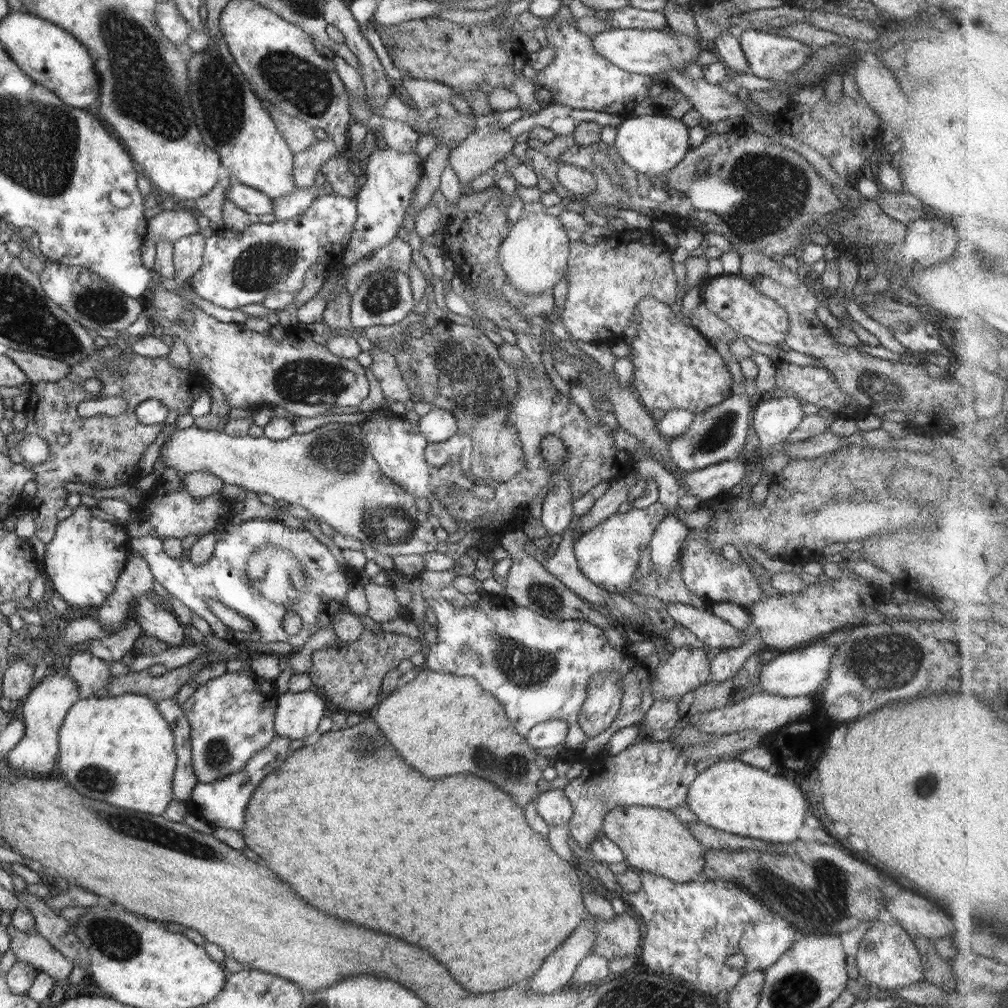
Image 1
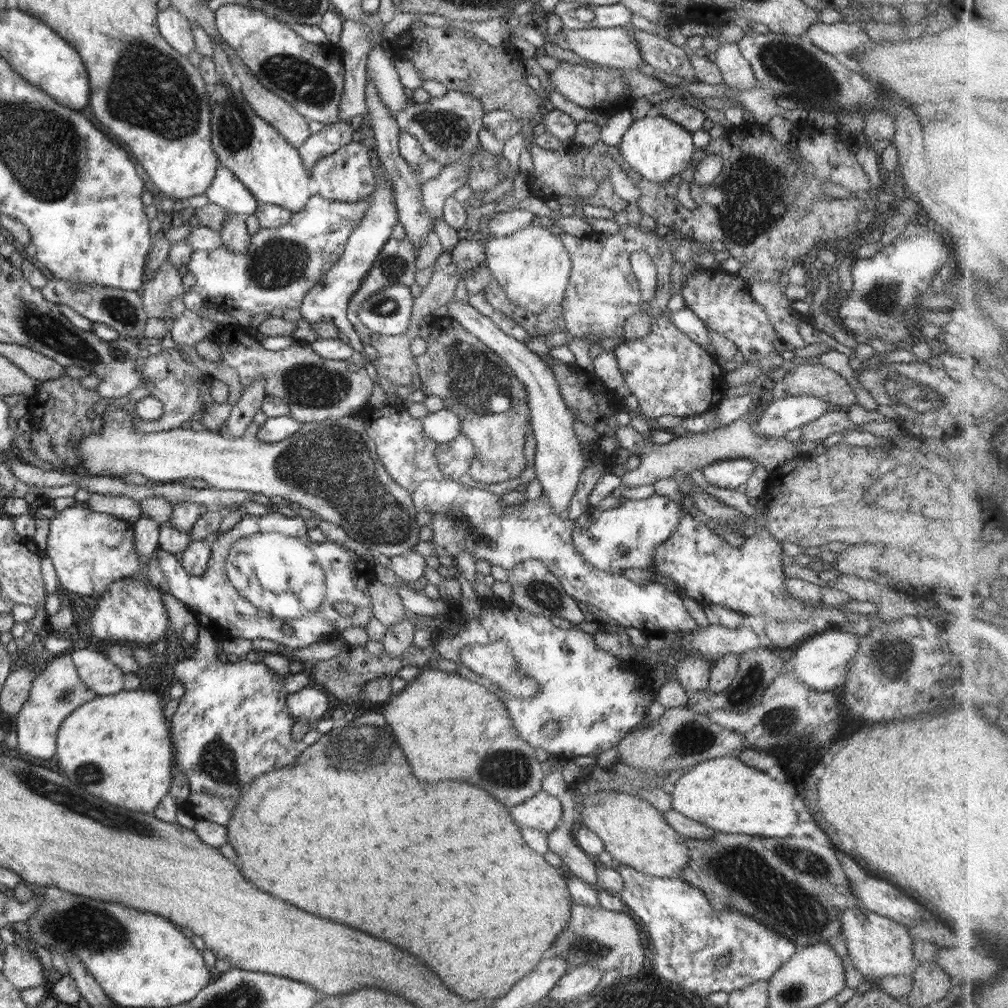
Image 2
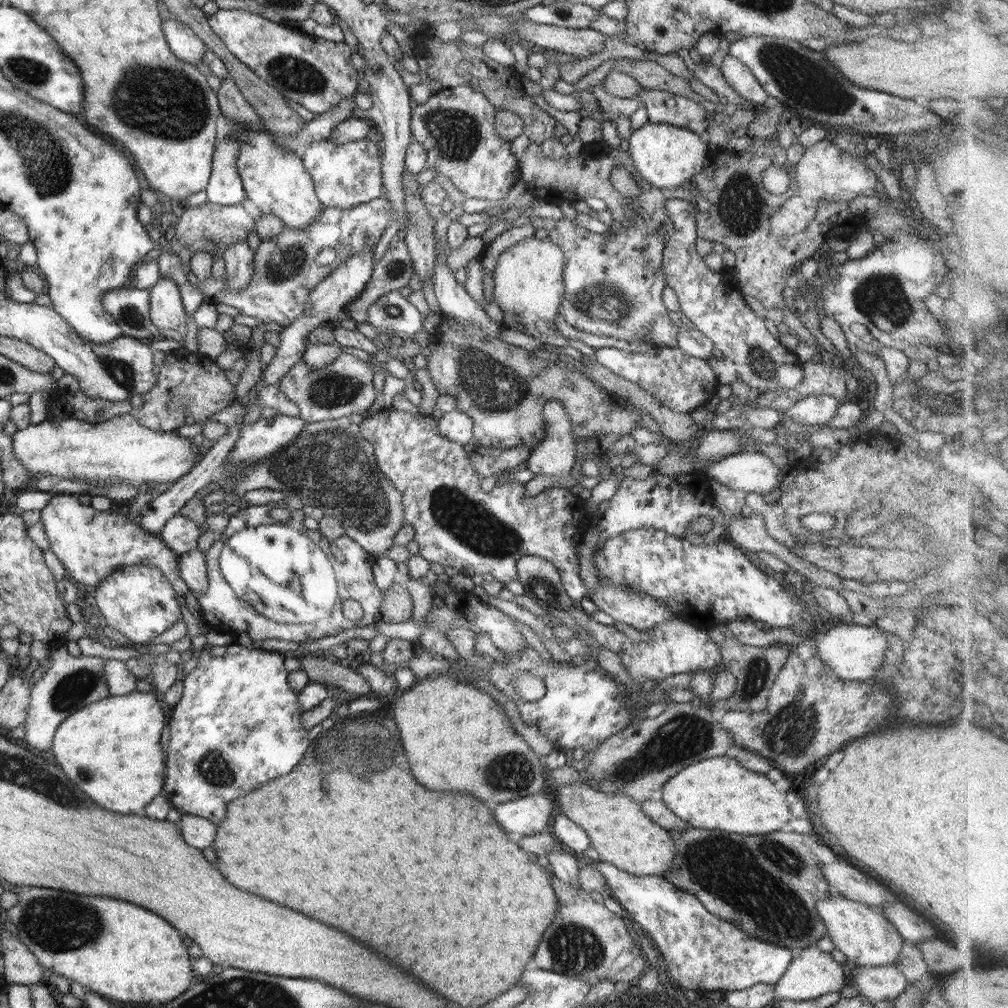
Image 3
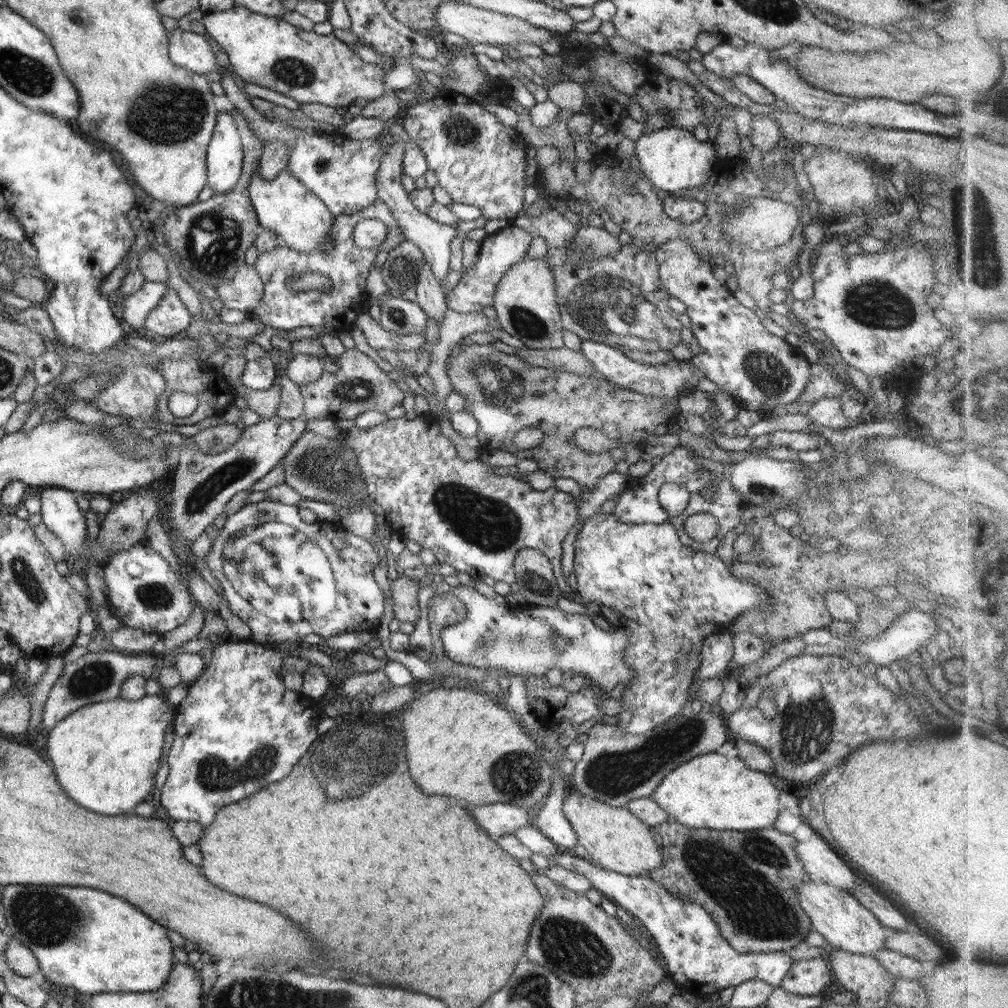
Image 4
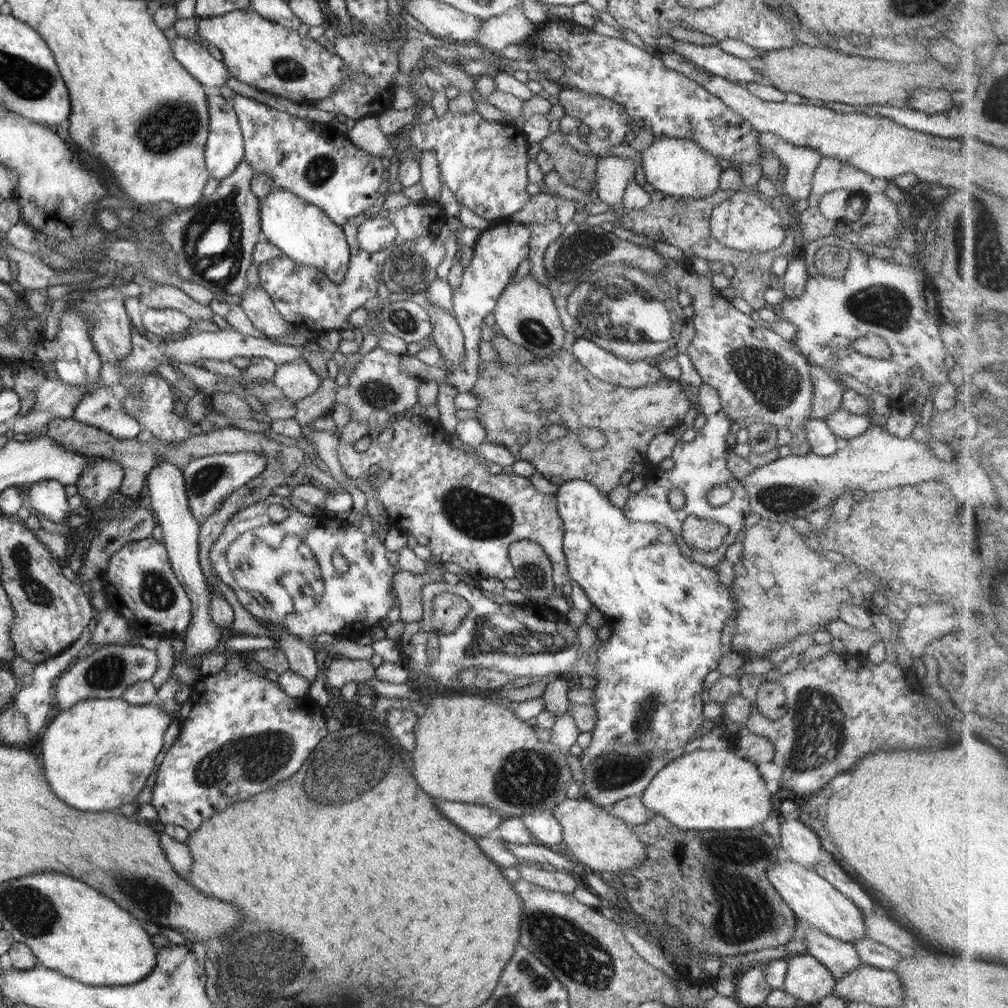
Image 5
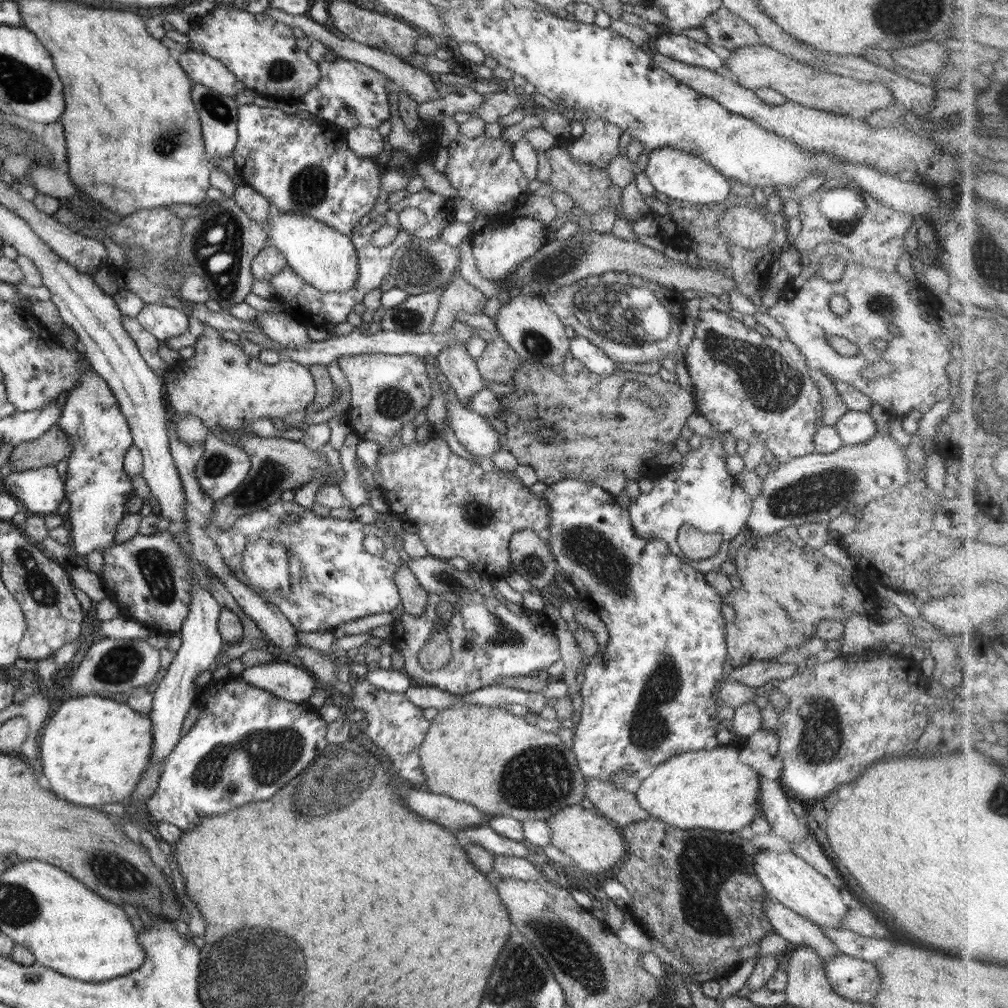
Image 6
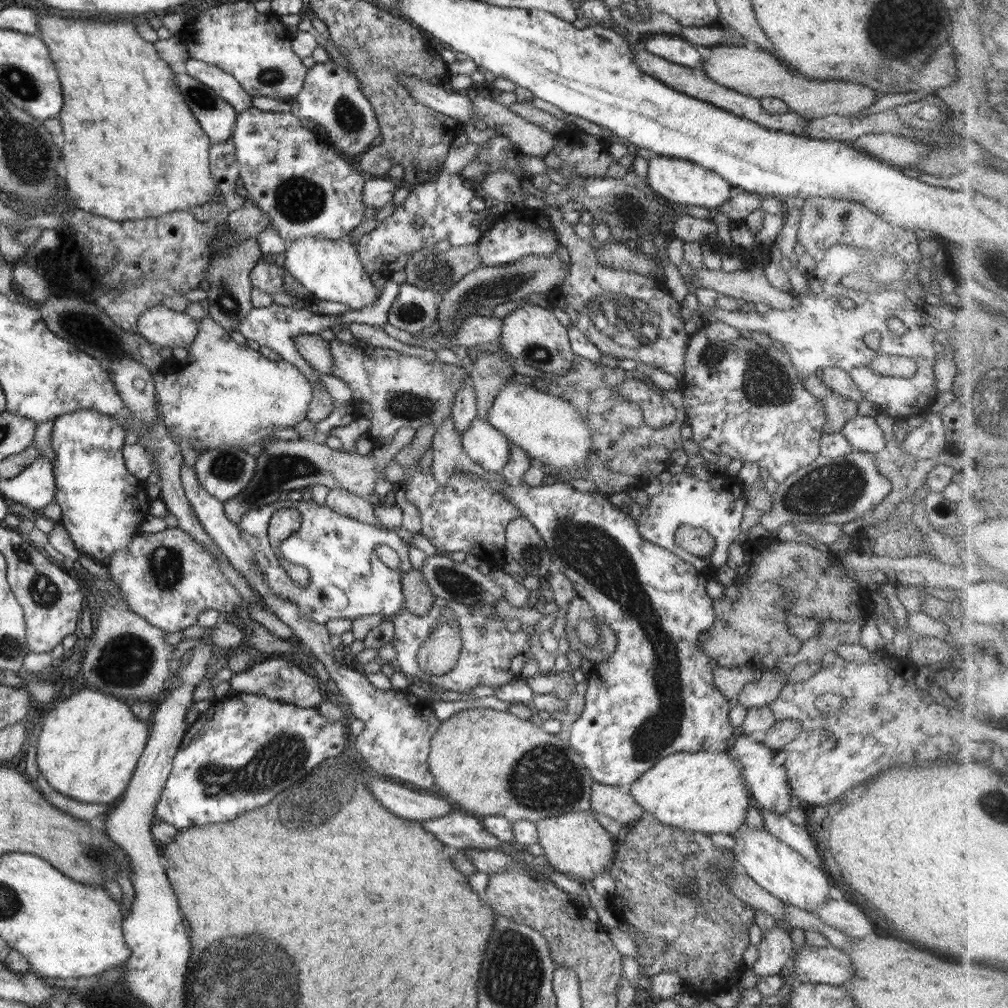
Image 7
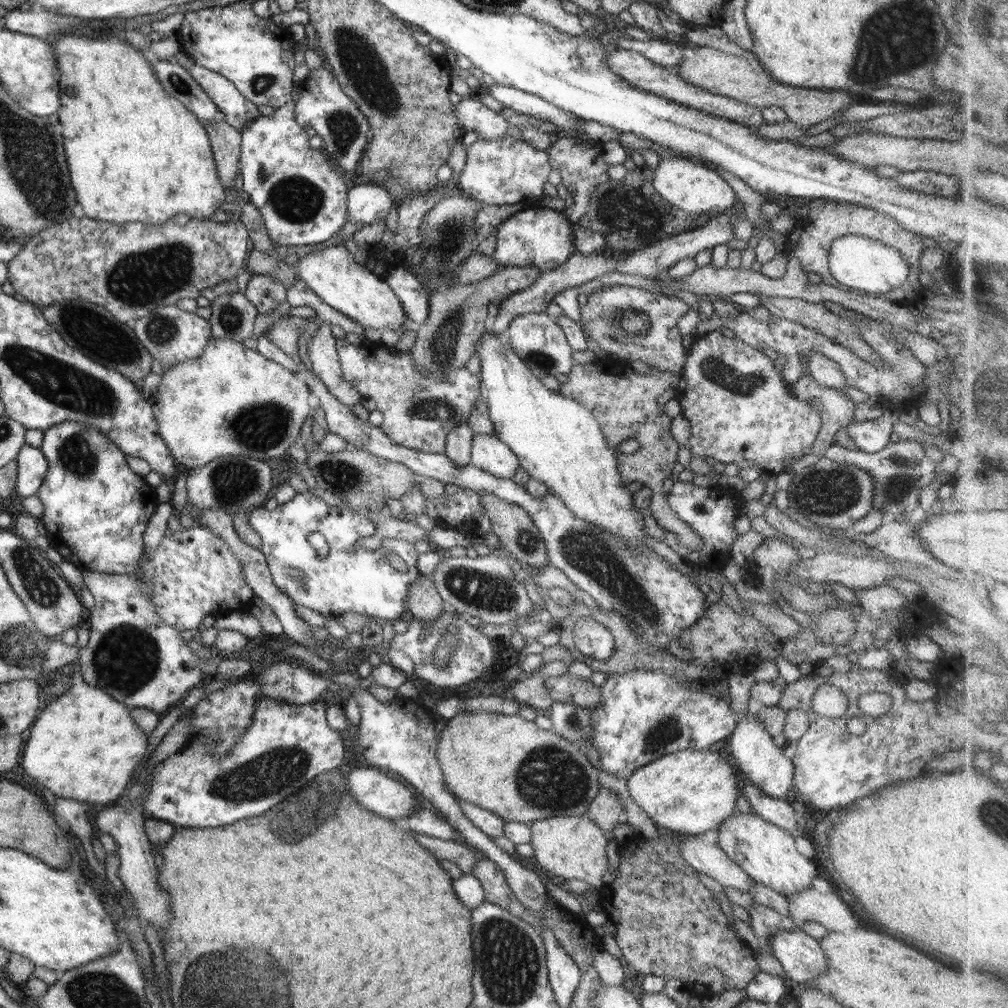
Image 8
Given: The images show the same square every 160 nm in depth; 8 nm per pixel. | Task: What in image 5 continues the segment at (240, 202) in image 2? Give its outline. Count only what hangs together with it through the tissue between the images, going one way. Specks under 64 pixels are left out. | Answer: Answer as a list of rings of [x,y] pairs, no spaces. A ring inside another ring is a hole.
[[[218,91],[206,95],[209,116],[209,135],[205,144],[205,165],[212,178],[219,181],[230,176],[244,158],[244,141],[241,126],[232,98],[224,98]]]

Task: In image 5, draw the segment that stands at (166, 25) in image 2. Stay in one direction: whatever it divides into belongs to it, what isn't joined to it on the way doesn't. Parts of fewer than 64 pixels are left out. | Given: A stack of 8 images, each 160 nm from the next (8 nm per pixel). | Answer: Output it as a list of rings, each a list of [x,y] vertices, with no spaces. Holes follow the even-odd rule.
[[[178,35],[171,41],[171,49],[174,58],[208,91],[227,86],[226,81],[231,75],[226,65],[194,39]]]

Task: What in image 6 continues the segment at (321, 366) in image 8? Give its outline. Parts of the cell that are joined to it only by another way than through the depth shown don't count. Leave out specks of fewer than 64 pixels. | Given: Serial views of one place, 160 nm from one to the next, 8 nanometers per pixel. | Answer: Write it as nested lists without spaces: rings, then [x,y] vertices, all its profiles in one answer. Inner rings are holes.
[[[262,311],[256,317],[260,332],[282,347],[298,349],[310,345],[307,326],[286,312]]]

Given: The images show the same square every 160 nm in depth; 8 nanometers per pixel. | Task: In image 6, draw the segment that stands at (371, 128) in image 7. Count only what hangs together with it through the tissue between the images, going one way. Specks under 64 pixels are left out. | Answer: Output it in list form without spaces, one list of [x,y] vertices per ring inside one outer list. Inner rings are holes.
[[[322,58],[318,63],[320,80],[299,98],[300,102],[296,104],[297,110],[306,110],[322,123],[340,128],[344,132],[354,130],[357,126],[378,128],[389,120],[390,103],[386,90],[397,91],[397,88],[385,74],[374,70],[371,66],[346,58],[336,58],[332,61],[325,61]]]

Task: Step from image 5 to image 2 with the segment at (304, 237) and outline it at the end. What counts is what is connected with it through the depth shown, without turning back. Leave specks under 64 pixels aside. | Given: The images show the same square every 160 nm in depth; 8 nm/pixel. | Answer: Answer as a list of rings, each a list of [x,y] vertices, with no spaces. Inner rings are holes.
[[[217,81],[216,89],[209,94],[211,108],[211,143],[216,156],[222,166],[229,168],[236,178],[258,200],[260,204],[280,206],[290,213],[298,213],[304,209],[304,205],[310,201],[308,182],[311,176],[300,156],[299,150],[289,142],[263,118],[260,118],[248,101],[244,98],[236,84],[225,84]]]

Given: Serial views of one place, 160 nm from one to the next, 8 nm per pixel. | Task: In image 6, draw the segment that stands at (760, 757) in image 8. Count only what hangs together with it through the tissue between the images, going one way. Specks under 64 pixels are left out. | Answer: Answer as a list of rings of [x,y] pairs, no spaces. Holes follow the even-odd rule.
[[[759,776],[758,802],[761,815],[770,824],[772,833],[781,836],[788,844],[813,837],[811,830],[800,827],[796,814],[790,809],[790,800],[780,780]]]

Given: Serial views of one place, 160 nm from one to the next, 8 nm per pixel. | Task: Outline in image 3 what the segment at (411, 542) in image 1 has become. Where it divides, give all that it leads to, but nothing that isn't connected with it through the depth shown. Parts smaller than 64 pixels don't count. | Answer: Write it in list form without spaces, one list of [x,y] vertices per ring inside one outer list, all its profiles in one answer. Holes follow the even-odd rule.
[[[118,414],[104,422],[88,422],[71,418],[64,421],[46,419],[37,425],[18,429],[12,435],[13,457],[27,467],[31,477],[50,477],[72,479],[84,483],[88,487],[108,487],[111,485],[130,485],[140,487],[144,483],[171,484],[186,476],[189,470],[205,454],[204,441],[199,446],[193,446],[191,437],[186,433],[180,437],[174,431],[155,431],[140,423],[135,415]],[[362,414],[342,418],[307,423],[301,433],[280,450],[273,452],[264,460],[259,460],[250,468],[237,470],[230,477],[231,491],[245,494],[251,490],[278,490],[289,499],[298,497],[306,508],[318,507],[325,516],[337,518],[345,528],[345,535],[355,540],[366,552],[378,559],[394,545],[394,535],[403,526],[403,502],[400,491],[392,486],[377,465],[374,447],[362,438],[359,424],[364,420]]]

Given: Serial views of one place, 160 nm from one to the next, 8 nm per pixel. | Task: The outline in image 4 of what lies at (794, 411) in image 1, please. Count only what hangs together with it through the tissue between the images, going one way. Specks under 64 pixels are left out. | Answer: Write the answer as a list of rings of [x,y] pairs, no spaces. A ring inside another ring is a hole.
[[[847,395],[838,398],[821,398],[816,404],[813,404],[805,414],[815,425],[833,428],[847,428],[854,423],[843,413],[841,404]]]

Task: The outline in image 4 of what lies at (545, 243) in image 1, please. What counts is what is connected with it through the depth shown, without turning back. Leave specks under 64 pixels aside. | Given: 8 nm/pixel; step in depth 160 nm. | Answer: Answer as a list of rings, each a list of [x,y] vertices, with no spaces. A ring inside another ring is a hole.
[[[526,256],[522,261],[512,265],[498,284],[492,308],[496,310],[497,321],[501,324],[503,330],[522,341],[528,349],[560,349],[564,347],[563,331],[565,328],[561,323],[563,308],[558,304],[556,282],[552,271],[550,271],[550,266],[546,263],[546,257],[530,260]]]

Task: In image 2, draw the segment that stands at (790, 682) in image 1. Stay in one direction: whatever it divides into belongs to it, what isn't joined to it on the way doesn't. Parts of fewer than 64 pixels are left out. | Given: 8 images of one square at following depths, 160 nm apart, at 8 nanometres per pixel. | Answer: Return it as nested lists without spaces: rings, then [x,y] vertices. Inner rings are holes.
[[[823,629],[818,634],[814,634],[807,640],[795,647],[788,653],[789,672],[792,672],[804,686],[818,690],[818,692],[826,692],[841,688],[846,683],[846,670],[849,662],[859,649],[861,637],[856,634],[843,632],[839,630]]]

